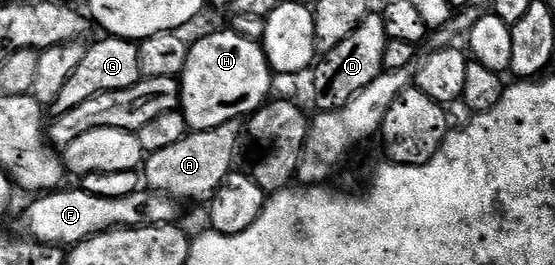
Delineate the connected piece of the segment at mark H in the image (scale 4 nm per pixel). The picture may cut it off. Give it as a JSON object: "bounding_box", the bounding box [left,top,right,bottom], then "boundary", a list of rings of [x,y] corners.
{"bounding_box":[180,31,273,131],"boundary":[[[214,31],[190,43],[188,61],[180,76],[180,109],[191,131],[216,129],[216,125],[253,115],[271,98],[273,78],[266,51],[257,38],[249,39],[238,31]]]}

